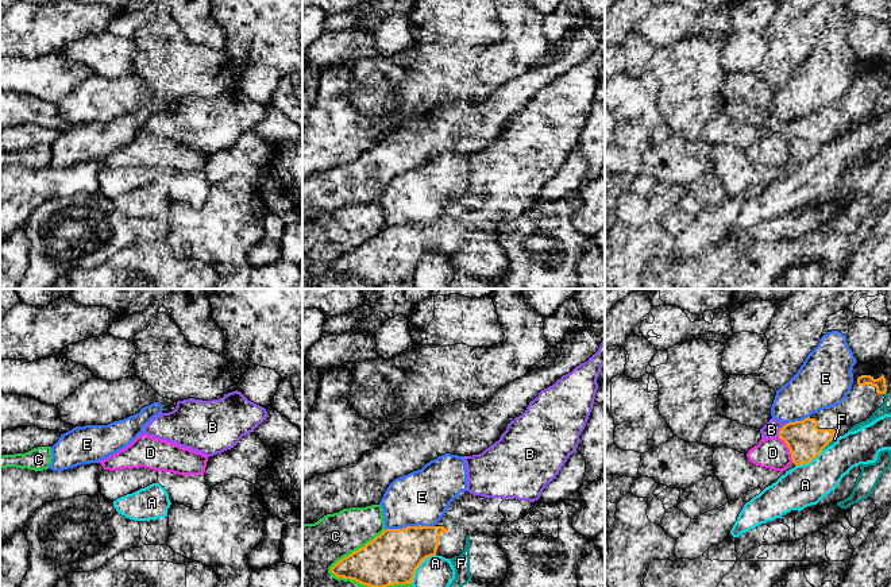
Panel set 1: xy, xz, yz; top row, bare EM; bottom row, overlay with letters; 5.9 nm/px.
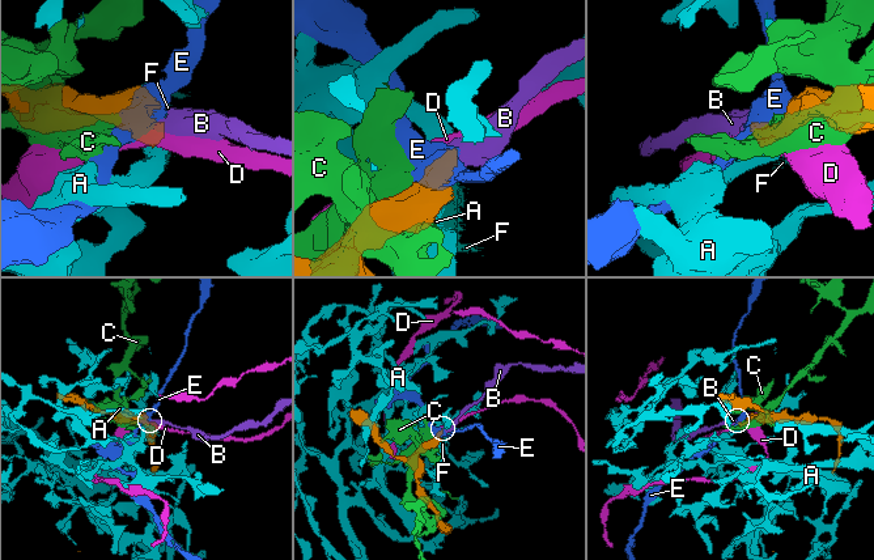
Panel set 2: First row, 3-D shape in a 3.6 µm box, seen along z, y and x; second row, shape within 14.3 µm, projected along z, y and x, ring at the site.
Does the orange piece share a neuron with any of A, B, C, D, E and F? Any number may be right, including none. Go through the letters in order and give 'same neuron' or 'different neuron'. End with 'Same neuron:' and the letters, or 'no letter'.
A: different neuron
B: same neuron
C: different neuron
D: different neuron
E: different neuron
F: different neuron
Same neuron: B

